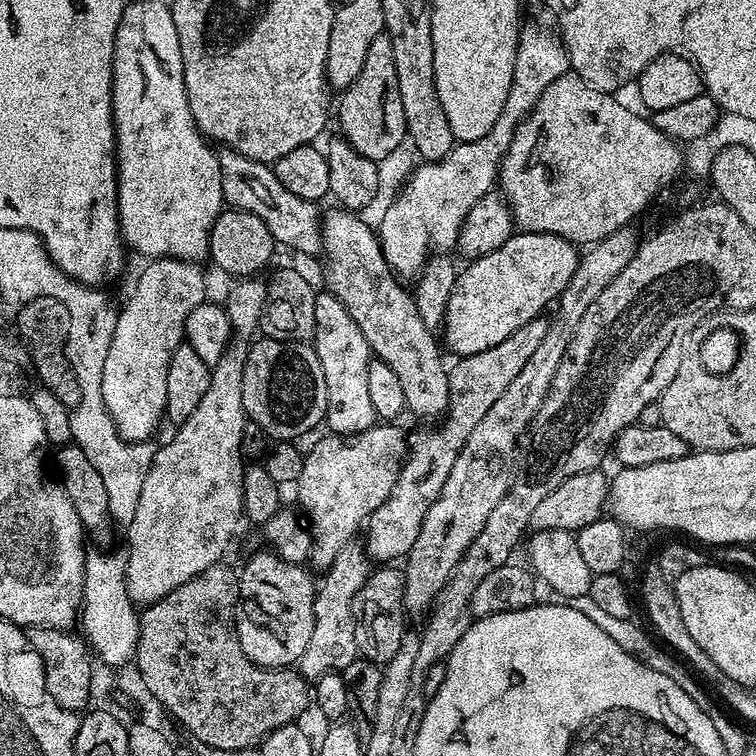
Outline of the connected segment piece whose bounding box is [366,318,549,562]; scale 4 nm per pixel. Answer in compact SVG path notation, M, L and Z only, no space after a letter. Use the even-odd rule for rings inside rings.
M544 318L526 322L526 326L514 330L514 334L510 334L510 338L506 338L506 342L498 342L498 346L490 346L490 350L482 350L482 354L470 354L457 359L455 361L457 364L451 365L448 374L448 411L442 420L444 429L441 432L432 428L429 432L411 433L408 441L408 454L400 466L400 473L394 482L394 490L390 490L390 498L386 498L386 502L382 502L382 506L378 506L378 510L374 510L374 514L370 514L367 518L366 551L373 561L396 562L396 559L399 561L401 558L407 557L418 538L418 530L422 530L422 522L426 518L430 506L434 506L434 502L454 466L454 458L460 453L462 446L466 446L466 438L470 438L474 426L478 426L478 422L482 422L482 417L489 412L490 406L494 406L494 402L498 402L498 398L502 398L502 394L506 394L506 386L510 386L510 382L514 382L514 377L522 371L522 366L526 366L527 360L533 356L534 350L541 344L542 338L546 338L548 323L549 321Z

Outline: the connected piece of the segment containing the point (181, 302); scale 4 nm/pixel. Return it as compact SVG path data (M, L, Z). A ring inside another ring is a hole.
M165 256L163 258L152 258L147 261L148 264L140 272L140 277L136 280L136 285L132 288L132 293L128 296L128 301L116 313L116 325L114 326L114 338L110 338L110 350L106 350L106 363L102 366L102 402L106 402L106 410L110 414L110 418L114 418L114 426L118 430L118 434L124 440L133 442L138 440L152 440L155 437L156 427L160 424L160 419L165 419L166 413L166 373L170 370L170 358L174 358L174 350L178 350L180 344L185 343L184 327L186 326L186 318L191 314L199 304L205 303L206 296L204 291L207 290L208 284L204 281L204 272L199 263L191 260L175 260L173 256Z

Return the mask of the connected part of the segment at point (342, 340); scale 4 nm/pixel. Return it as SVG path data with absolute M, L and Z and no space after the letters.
M317 291L314 298L314 334L311 345L316 349L318 362L322 362L322 374L326 374L326 406L329 424L333 433L341 436L352 436L377 423L374 402L370 402L370 389L366 382L370 353L366 338L362 338L362 330L358 330L358 322L350 318L346 306L338 302L331 292Z

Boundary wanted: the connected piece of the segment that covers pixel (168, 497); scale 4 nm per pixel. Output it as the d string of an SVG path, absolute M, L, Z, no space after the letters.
M240 278L233 284L236 285L229 290L226 299L233 335L229 346L220 361L211 365L210 386L206 386L206 394L202 394L202 402L198 402L194 414L190 414L190 418L186 418L186 422L175 429L176 433L169 444L161 443L157 447L154 462L142 482L138 510L134 510L134 518L126 524L128 596L137 606L153 604L163 596L181 591L195 576L202 574L202 570L221 563L225 559L224 551L236 532L236 523L242 520L242 478L246 467L241 451L246 421L242 406L242 374L250 347L248 336L257 335L256 323L259 320L261 323L266 316L268 285L260 278Z

